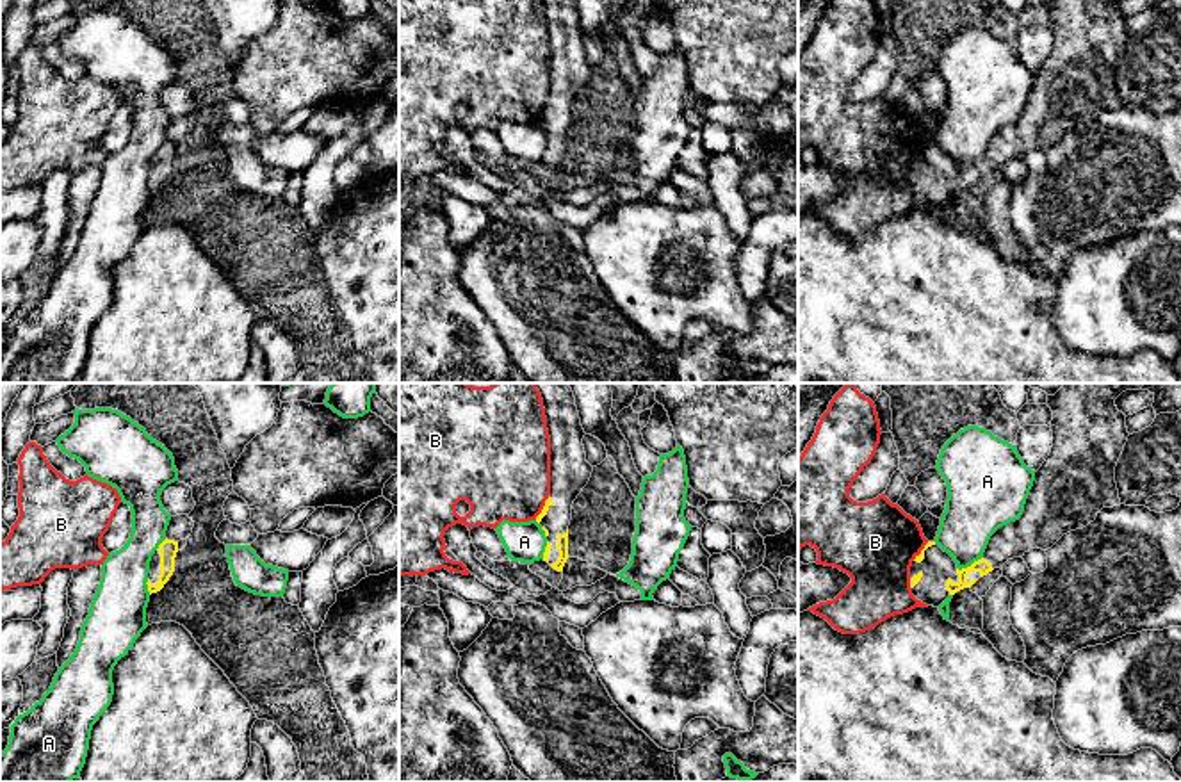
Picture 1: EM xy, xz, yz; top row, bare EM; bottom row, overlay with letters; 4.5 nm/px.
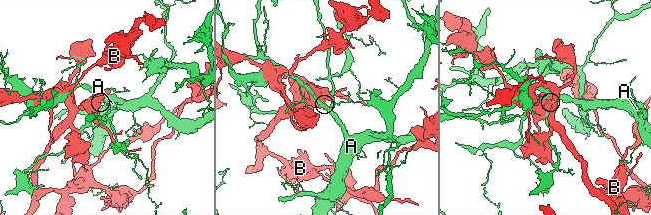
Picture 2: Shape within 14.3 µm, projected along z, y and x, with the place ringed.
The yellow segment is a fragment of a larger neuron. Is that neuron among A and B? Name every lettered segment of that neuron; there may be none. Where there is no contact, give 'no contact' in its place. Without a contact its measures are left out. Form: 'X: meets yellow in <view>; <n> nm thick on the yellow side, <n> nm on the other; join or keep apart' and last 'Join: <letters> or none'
A: meets yellow in yz; 70 nm thick on the yellow side, 280 nm on the other; keep apart
B: meets yellow in xz; 30 nm thick on the yellow side, 420 nm on the other; keep apart
Join: none

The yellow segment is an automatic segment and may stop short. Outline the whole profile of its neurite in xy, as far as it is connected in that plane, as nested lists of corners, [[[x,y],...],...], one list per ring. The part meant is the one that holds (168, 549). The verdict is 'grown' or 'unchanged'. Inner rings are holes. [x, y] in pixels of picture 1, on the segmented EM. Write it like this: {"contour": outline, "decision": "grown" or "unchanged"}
{"contour": [[[166,538],[151,556],[146,582],[150,595],[160,591],[173,575],[176,552],[178,542]]], "decision": "grown"}

